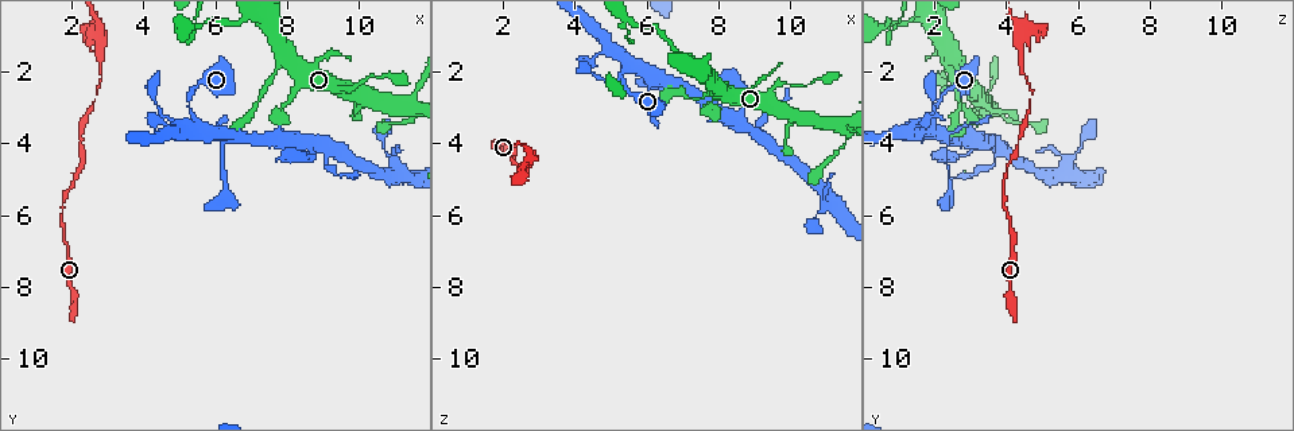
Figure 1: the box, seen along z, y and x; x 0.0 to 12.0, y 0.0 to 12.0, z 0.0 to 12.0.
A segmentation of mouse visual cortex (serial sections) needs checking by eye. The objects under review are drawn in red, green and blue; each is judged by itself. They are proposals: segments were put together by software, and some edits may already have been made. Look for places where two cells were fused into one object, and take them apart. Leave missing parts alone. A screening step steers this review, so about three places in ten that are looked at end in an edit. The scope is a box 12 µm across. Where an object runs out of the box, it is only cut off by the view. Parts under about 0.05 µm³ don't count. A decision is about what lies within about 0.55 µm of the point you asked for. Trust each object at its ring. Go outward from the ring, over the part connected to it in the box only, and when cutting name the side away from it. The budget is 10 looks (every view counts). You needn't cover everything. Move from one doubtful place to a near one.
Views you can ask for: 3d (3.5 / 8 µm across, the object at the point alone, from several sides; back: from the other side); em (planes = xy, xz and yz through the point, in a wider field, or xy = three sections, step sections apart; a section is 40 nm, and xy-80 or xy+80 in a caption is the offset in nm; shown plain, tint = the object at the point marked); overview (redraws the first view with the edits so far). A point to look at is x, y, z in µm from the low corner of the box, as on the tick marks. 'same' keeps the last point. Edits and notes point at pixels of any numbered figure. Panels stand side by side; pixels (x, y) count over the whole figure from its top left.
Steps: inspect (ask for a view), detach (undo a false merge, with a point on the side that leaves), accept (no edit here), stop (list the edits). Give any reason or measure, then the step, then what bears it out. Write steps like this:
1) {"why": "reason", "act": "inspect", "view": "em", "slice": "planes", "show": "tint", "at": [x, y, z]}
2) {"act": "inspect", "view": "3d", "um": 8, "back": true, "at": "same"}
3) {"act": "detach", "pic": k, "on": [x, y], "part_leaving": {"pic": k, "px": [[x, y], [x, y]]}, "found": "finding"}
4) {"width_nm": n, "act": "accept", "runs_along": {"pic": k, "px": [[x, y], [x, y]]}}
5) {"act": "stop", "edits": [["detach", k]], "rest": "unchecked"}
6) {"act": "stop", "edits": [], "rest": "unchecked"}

{"why": "narrows sharply", "act": "inspect", "view": "3d", "um": 3.5, "back": true, "at": [10.4, 2.1, 2.4]}

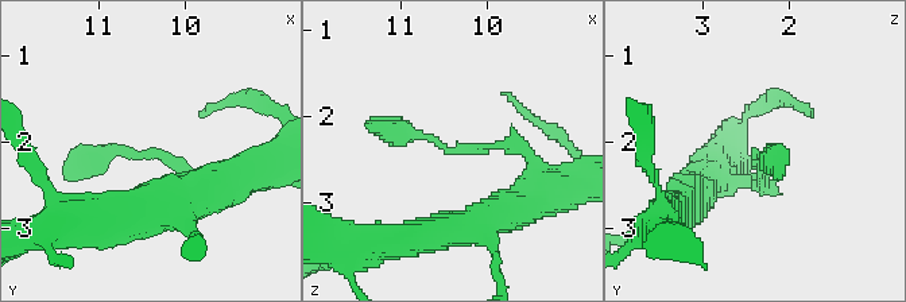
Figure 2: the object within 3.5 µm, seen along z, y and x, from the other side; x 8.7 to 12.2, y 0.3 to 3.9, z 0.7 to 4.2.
{"why": "need the tissue", "act": "inspect", "view": "em", "slice": "xy", "step": 1, "show": "tint", "at": [10.45, 2.15, 2.35]}

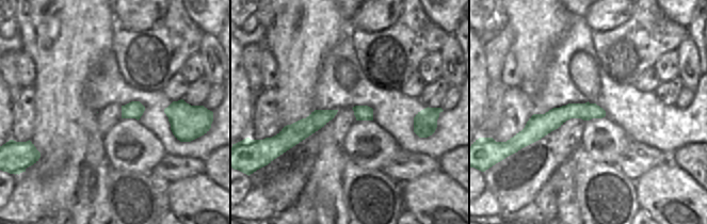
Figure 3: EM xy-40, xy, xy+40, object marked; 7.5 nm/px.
{"act": "accept", "runs_along": {"pic": 3, "px": [[603, 113], [568, 111], [524, 139]]}, "found": "continuous, no second cell"}

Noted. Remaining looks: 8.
{"why": "a fork", "act": "inspect", "view": "3d", "um": 3.5, "at": [9.1, 4.1, 3.8]}

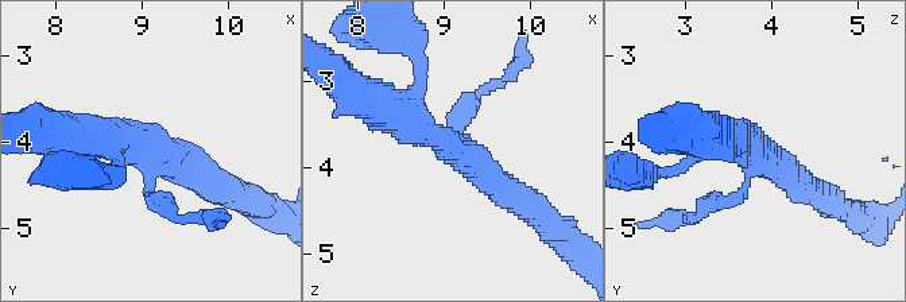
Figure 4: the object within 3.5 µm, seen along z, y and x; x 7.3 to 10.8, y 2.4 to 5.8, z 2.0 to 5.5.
{"why": "now the EM", "act": "inspect", "view": "em", "slice": "xy", "step": 3, "show": "tint", "at": [9.10, 4.10, 3.80]}

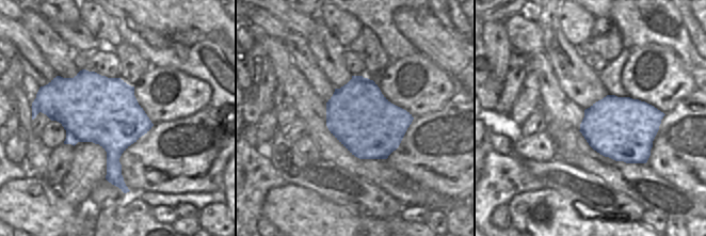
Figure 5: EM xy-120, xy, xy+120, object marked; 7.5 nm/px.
{"act": "accept", "runs_along": {"pic": 4, "px": [[378, 104], [436, 135], [518, 197]]}, "found": "all the same cell"}

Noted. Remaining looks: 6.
{"why": "a narrow waist", "act": "inspect", "view": "3d", "um": 8, "at": [4.4, 3.0, 2.1]}

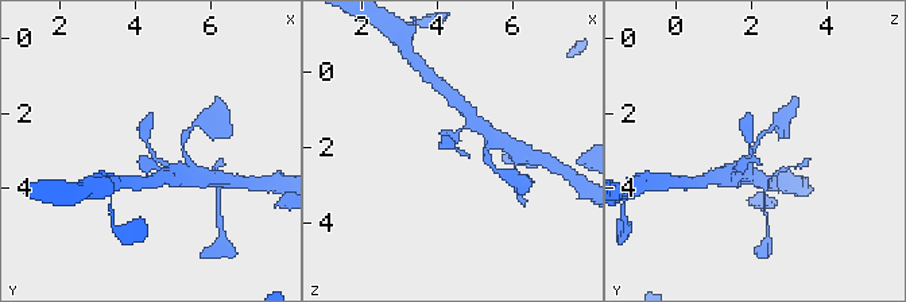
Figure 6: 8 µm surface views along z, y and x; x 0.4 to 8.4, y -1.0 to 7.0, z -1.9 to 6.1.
{"act": "inspect", "view": "3d", "um": 3.5, "at": [4.5, 3.0, 2.1]}

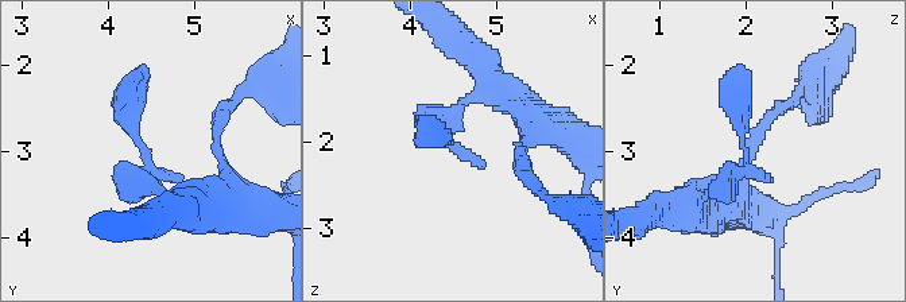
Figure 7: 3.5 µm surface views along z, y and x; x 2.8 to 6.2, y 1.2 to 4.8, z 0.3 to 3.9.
{"act": "inspect", "view": "em", "slice": "xy", "step": 3, "show": "tint", "at": [4.40, 3.00, 2.05]}

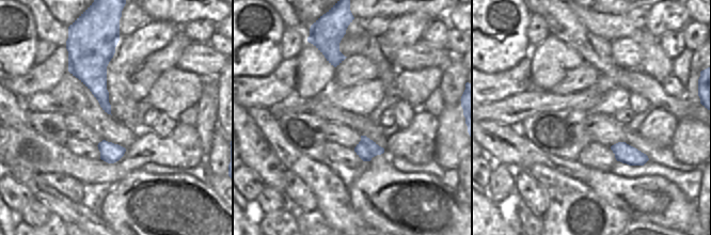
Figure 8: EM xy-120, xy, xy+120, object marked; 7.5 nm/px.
{"act": "accept", "runs_along": {"pic": 7, "px": [[700, 196], [747, 167], [740, 72]]}, "found": "continuous, no second cell"}

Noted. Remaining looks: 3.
{"why": "calibre changes", "act": "inspect", "view": "3d", "um": 8, "at": [2.9, 0.9, 4.4]}

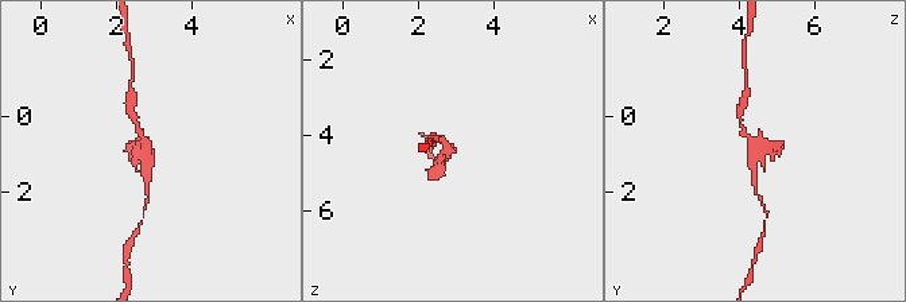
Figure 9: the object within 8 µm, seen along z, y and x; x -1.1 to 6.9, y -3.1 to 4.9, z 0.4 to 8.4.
{"act": "inspect", "view": "em", "slice": "xy", "step": 1, "show": "tint", "at": [2.8, 0.8, 4.3]}

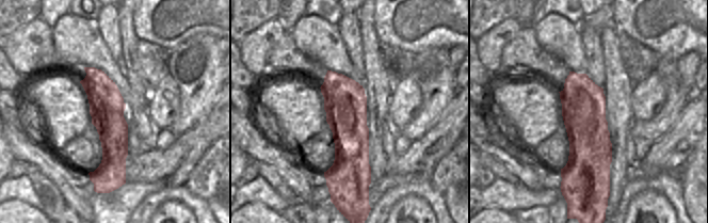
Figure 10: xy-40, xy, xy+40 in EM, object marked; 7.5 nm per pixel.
{"act": "detach", "pic": 9, "on": [777, 147], "found": "two cells meet here"}

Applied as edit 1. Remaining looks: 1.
{"act": "stop", "edits": [["detach", 9]], "rest": "unchecked"}

